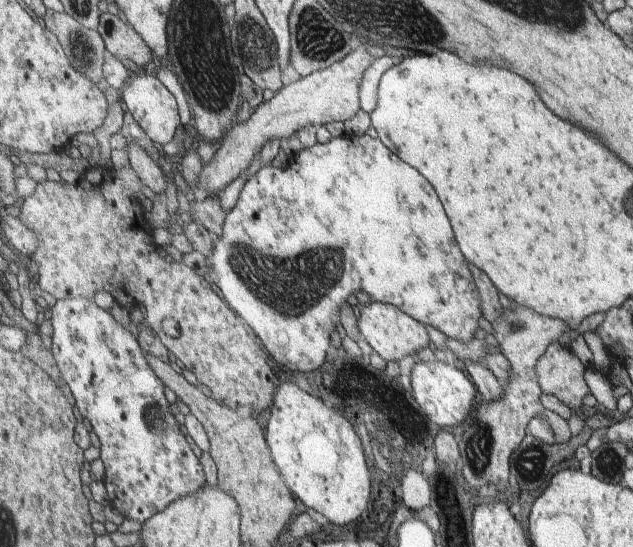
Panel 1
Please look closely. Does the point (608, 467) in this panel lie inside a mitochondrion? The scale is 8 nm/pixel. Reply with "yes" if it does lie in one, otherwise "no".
yes

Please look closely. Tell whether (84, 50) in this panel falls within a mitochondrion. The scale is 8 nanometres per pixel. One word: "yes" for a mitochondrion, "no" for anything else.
yes

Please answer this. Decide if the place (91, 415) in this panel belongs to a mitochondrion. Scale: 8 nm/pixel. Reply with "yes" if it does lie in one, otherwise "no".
no

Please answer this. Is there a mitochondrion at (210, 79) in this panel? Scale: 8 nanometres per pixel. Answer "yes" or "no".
yes

